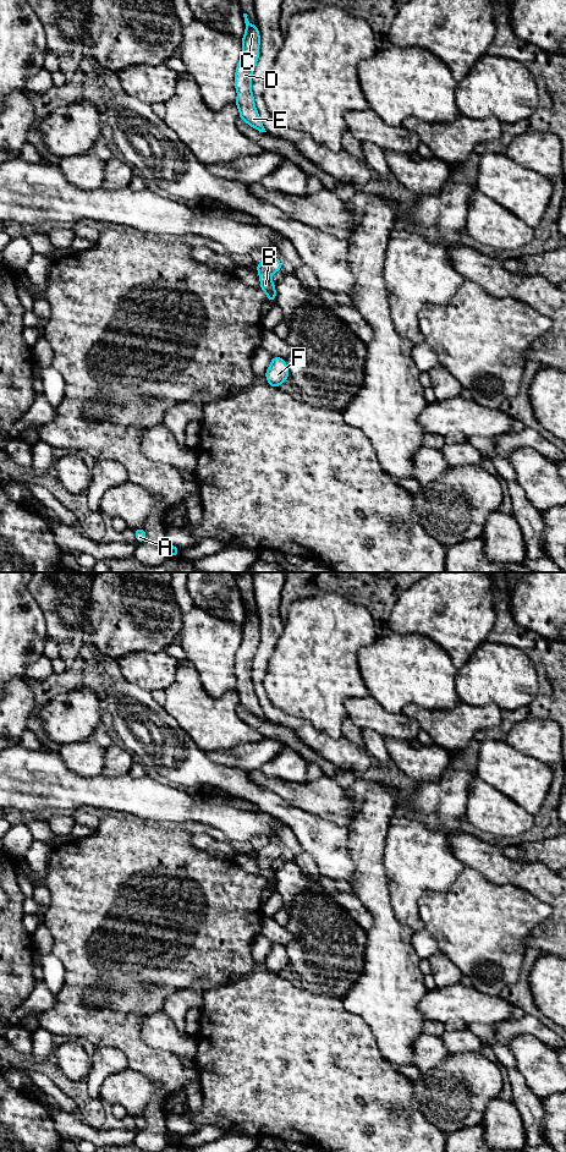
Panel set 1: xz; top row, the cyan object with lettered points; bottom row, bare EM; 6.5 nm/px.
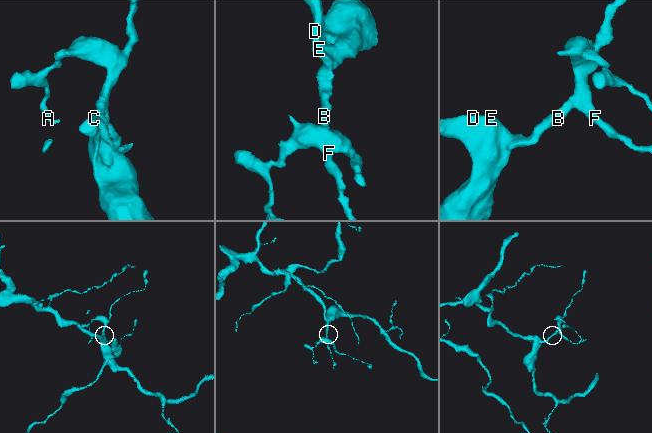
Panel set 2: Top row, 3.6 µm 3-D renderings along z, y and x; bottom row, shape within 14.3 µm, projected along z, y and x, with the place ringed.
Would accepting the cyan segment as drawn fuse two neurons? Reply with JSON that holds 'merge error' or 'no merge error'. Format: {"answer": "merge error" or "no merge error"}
{"answer": "no merge error"}

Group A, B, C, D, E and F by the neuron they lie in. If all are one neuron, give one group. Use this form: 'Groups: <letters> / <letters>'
Groups: A B C D E F

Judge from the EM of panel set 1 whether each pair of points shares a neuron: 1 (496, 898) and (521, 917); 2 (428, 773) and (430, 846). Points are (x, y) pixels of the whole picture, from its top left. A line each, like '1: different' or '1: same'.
1: same
2: different

